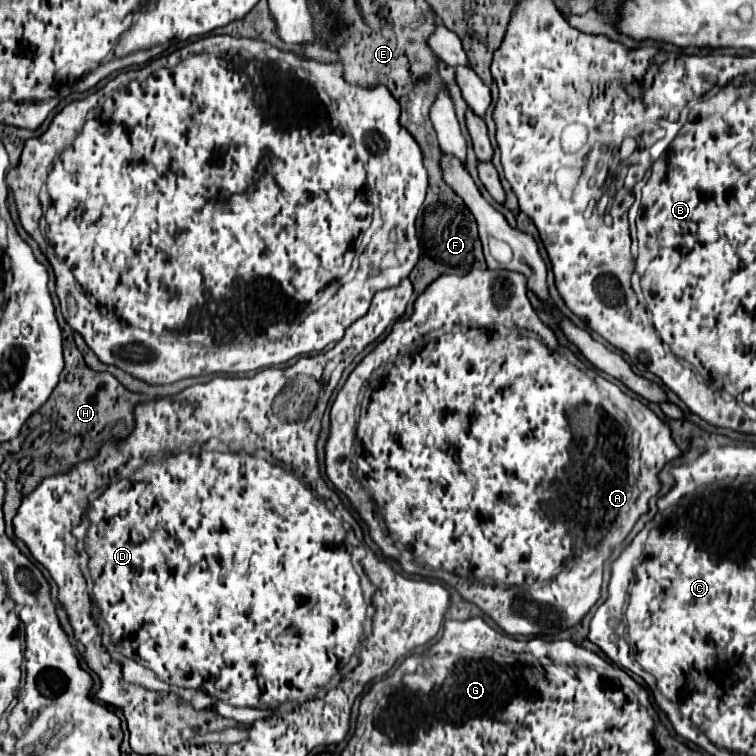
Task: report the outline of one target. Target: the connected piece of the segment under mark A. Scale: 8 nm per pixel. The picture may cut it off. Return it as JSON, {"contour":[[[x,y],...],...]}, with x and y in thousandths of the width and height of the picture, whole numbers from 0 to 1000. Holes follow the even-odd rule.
{"contour":[[[623,356],[612,366],[581,364],[549,396],[544,419],[525,425],[517,433],[517,440],[488,470],[483,470],[480,478],[464,492],[438,536],[435,552],[438,552],[438,565],[435,565],[435,581],[430,586],[430,628],[462,660],[462,665],[470,671],[475,684],[485,692],[493,718],[507,729],[509,737],[525,739],[536,758],[560,761],[560,763],[575,763],[578,758],[583,758],[583,769],[589,769],[591,774],[599,771],[615,795],[628,798],[673,840],[729,843],[737,840],[739,832],[747,835],[769,824],[769,819],[795,790],[798,745],[806,739],[811,724],[819,721],[835,705],[843,687],[858,676],[858,660],[869,655],[869,649],[874,647],[874,636],[869,636],[872,623],[885,610],[901,604],[901,597],[888,581],[888,567],[880,557],[874,557],[843,526],[823,520],[813,507],[800,501],[792,491],[787,491],[782,483],[769,478],[763,470],[758,470],[755,462],[739,456],[734,440],[710,419],[710,414],[705,411],[697,396],[694,364],[671,356],[660,356],[660,358]],[[470,538],[475,544],[475,570],[470,570],[472,565]],[[837,575],[845,578],[845,597],[843,597],[843,586],[835,586]],[[845,599],[848,599],[845,604],[848,615],[845,615],[845,631],[840,634],[840,620],[832,620],[832,610],[835,610],[832,604]]]}

